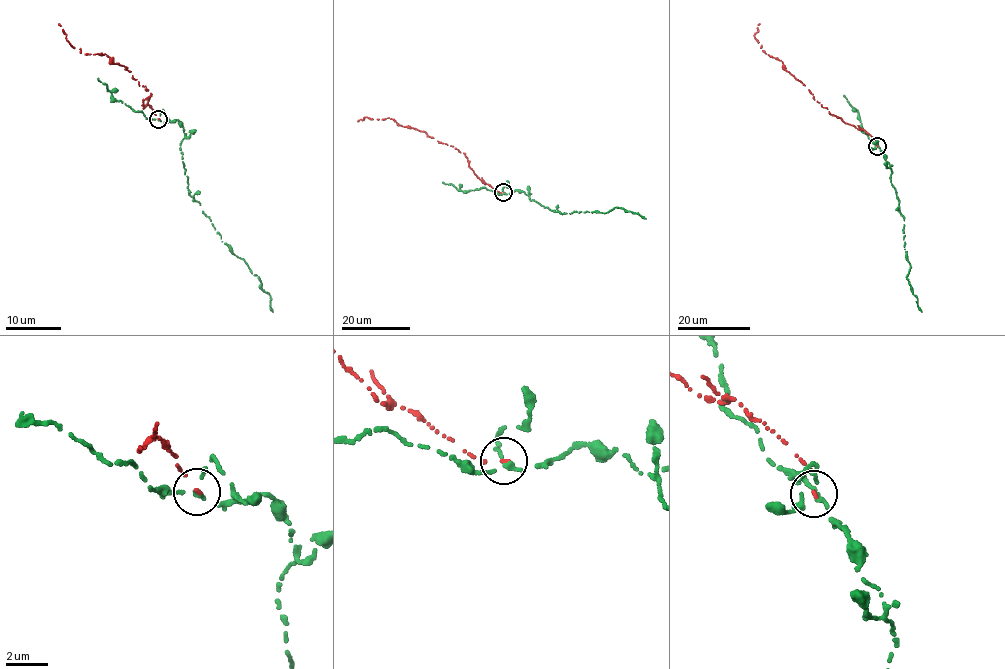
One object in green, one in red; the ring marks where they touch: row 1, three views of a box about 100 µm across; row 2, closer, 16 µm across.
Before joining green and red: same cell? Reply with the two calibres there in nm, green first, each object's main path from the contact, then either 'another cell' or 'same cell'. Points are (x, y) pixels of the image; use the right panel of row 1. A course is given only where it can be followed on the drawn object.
calibres 190 and 130 nm; course green (878, 146), (890, 166), (890, 180), (904, 220), (905, 249), (910, 265), (906, 277), (921, 311); course red (877, 146), (863, 129), (828, 112), (801, 81), (786, 70), (781, 60), (763, 52), (754, 36), (759, 24); another cell

